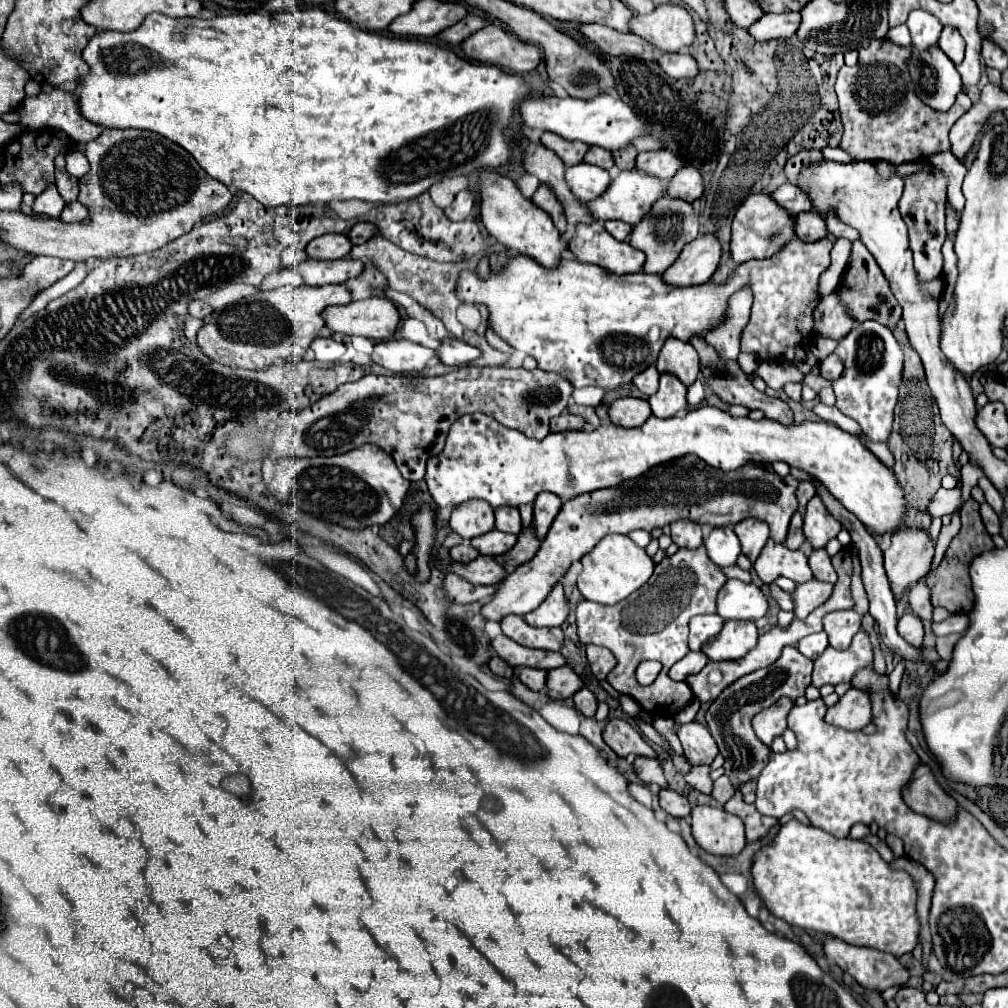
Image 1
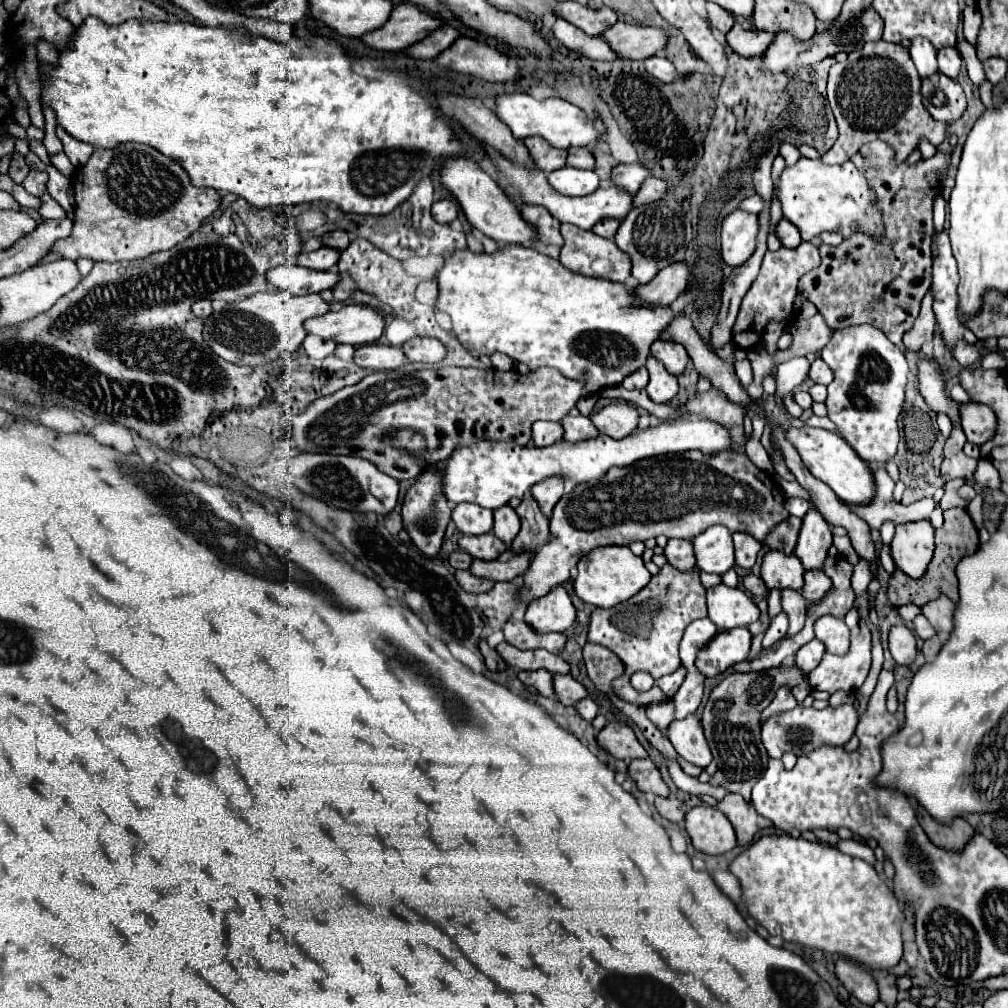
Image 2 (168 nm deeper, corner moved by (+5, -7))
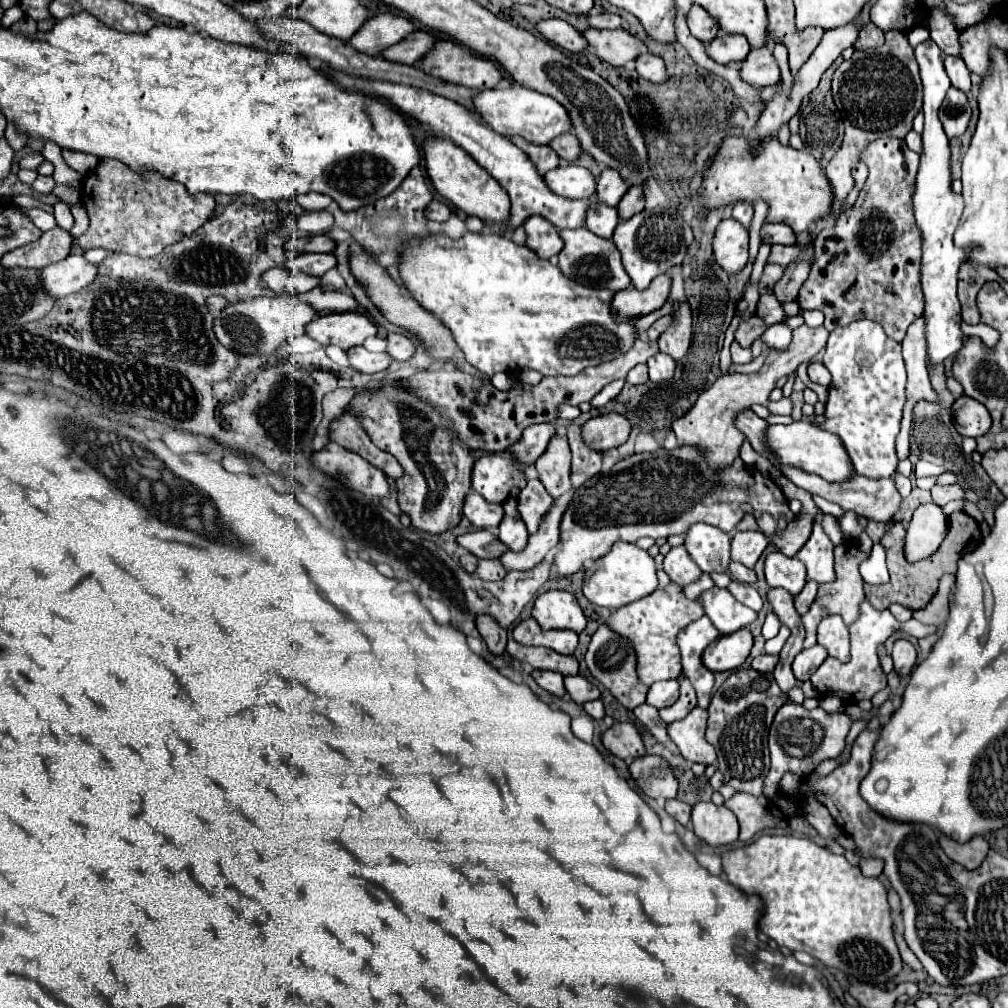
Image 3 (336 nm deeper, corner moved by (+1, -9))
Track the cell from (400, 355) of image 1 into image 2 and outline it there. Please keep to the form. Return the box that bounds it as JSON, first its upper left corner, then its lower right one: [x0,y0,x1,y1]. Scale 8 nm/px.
[353,343,405,371]

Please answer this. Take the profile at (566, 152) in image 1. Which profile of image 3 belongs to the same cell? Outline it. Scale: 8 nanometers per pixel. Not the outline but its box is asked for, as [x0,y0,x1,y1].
[511,137,561,175]

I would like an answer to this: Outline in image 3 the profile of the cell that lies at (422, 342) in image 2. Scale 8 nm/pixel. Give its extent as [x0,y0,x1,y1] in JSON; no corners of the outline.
[387,333,417,361]

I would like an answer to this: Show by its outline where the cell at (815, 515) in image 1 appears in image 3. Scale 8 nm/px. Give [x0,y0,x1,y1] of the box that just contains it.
[795,523,835,583]

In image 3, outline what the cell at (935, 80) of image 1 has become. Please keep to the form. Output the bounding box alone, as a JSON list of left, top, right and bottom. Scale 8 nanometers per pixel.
[939,87,971,137]

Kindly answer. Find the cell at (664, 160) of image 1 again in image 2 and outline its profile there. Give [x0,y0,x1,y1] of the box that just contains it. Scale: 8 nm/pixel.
[611,163,651,195]

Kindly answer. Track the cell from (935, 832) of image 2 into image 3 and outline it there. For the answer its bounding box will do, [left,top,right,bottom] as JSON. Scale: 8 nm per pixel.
[937,833,989,869]

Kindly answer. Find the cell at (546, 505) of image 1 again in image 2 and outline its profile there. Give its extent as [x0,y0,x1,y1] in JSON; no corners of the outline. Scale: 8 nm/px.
[531,479,563,515]

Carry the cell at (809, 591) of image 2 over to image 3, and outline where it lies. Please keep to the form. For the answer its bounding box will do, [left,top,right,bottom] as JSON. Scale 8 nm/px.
[795,581,819,615]

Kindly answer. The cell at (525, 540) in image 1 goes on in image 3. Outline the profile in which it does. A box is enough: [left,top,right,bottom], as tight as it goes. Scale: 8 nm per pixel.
[517,479,553,535]

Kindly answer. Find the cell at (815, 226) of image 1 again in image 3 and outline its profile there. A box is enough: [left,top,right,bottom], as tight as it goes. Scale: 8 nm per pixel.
[761,223,797,245]

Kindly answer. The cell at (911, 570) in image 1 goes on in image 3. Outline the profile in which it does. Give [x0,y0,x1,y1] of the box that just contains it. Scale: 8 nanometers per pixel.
[905,503,947,563]

